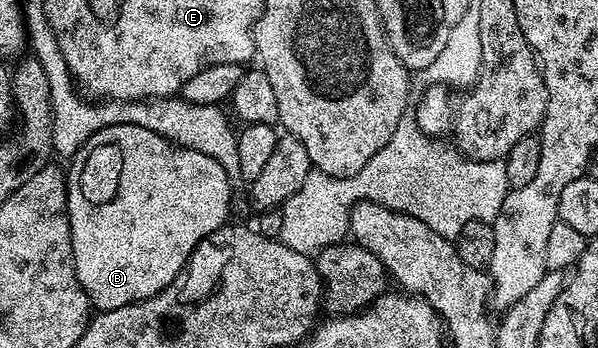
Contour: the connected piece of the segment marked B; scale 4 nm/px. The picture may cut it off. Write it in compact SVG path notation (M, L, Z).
M126 124L107 126L103 130L99 130L99 134L91 134L91 138L87 138L87 142L83 142L83 146L72 156L68 164L65 185L69 199L69 229L71 230L75 274L87 294L90 305L100 312L119 310L119 306L134 304L159 294L159 290L163 290L166 283L172 280L176 273L183 270L183 266L189 260L189 254L199 246L199 242L203 242L230 219L229 203L233 200L234 185L227 178L227 170L223 170L223 166L219 166L219 162L215 162L215 158L207 158L207 154L199 154L199 150L179 148L159 134L149 134L147 130L143 130L143 126L127 126Z

